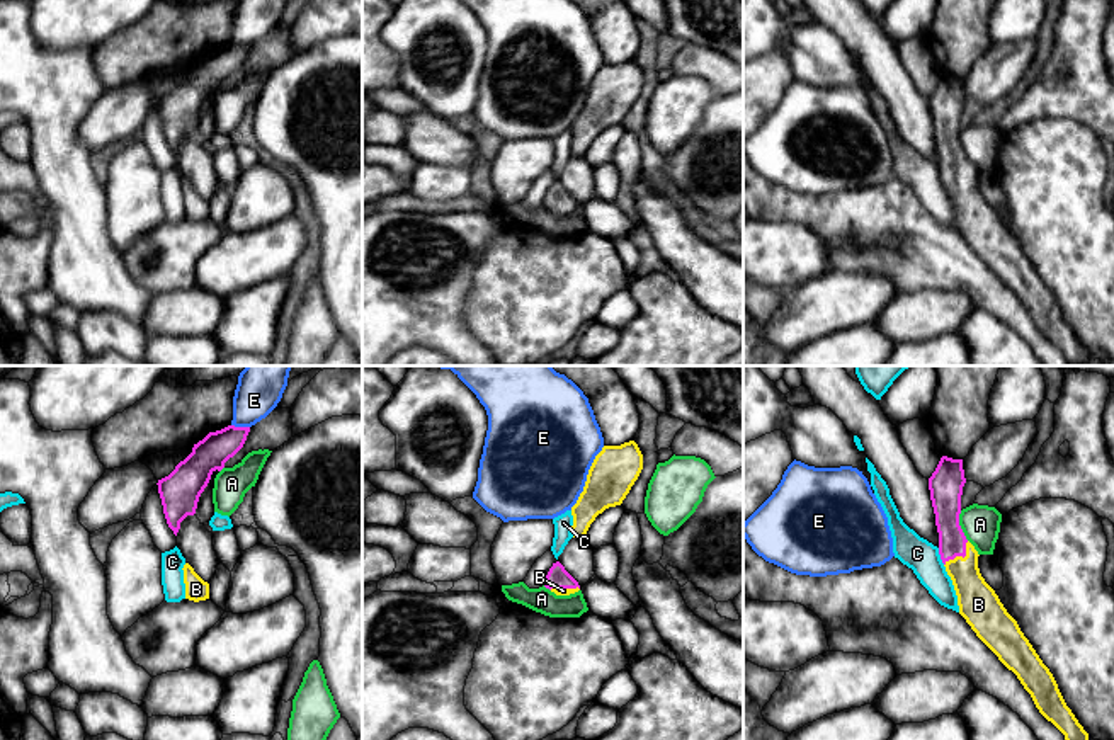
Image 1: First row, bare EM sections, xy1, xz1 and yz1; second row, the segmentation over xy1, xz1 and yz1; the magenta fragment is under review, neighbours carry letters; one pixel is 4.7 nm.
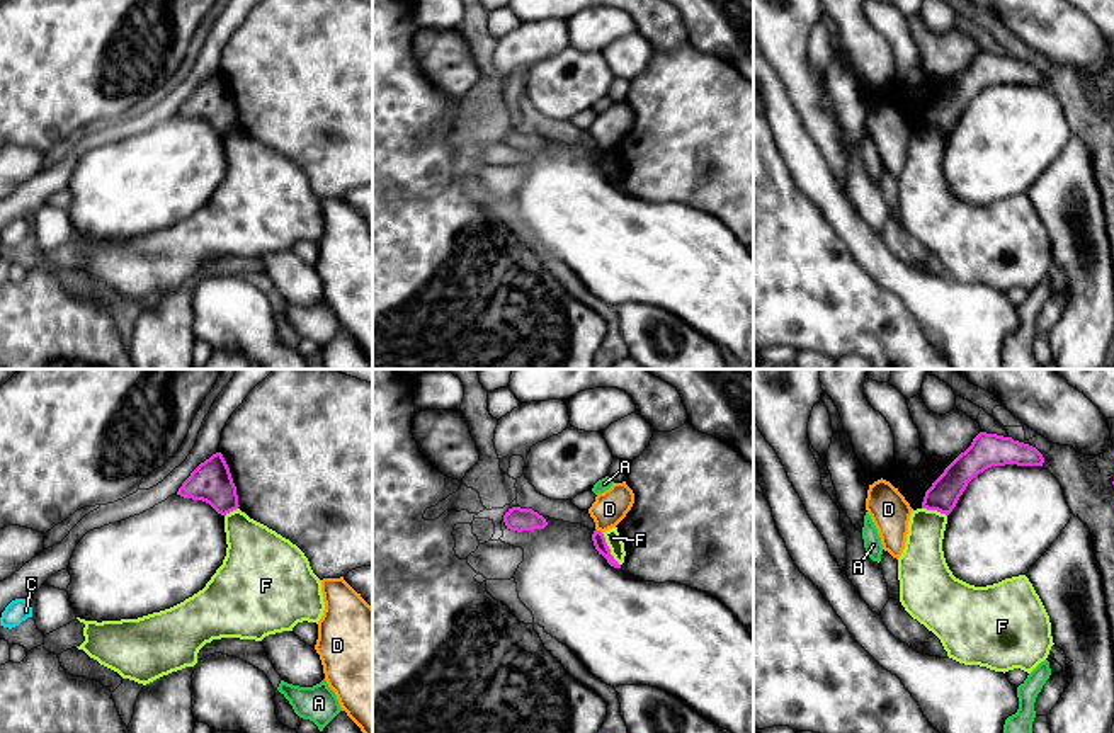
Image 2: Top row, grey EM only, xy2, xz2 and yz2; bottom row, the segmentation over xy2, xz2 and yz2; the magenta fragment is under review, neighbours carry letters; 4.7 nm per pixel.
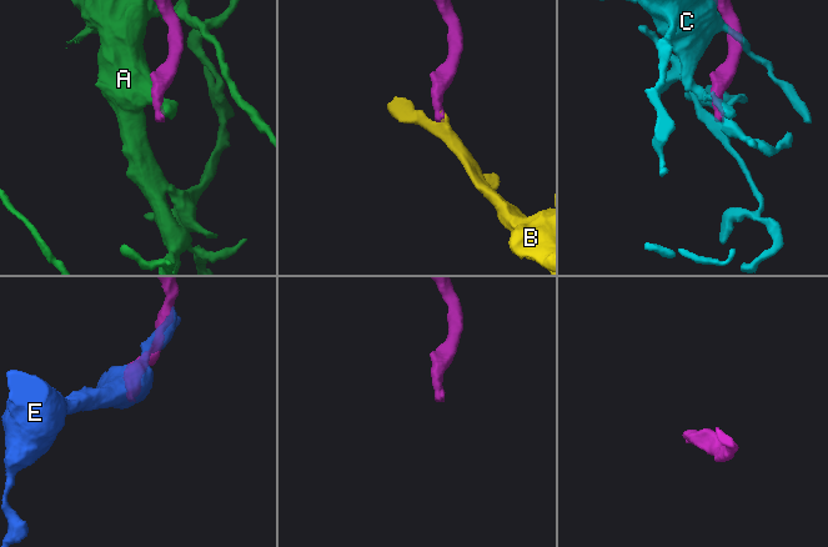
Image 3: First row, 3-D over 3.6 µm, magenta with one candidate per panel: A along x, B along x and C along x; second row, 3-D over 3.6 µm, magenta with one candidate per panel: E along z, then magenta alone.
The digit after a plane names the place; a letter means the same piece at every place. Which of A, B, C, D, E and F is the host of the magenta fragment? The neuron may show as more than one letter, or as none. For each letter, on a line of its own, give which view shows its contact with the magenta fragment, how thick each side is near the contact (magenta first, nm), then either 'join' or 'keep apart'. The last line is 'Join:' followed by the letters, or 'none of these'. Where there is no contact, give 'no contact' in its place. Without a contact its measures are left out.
A: contact in yz1; calibres 160 and 180 nm; keep apart
B: contact in yz1; calibres 130 and 190 nm; join
C: contact in yz1; calibres 130 and 160 nm; keep apart
D: contact in xz2; calibres 60 and 160 nm; keep apart
E: contact in xy1; calibres 160 and 190 nm; keep apart
F: contact in xz2; calibres 60 and 70 nm; keep apart
Join: B

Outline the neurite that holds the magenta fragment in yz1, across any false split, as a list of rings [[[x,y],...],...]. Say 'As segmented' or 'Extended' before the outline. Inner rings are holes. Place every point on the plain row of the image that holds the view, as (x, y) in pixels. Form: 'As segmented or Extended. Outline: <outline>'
Extended. Outline: [[[947,75],[941,77],[929,97],[939,174],[952,199],[959,233],[998,279],[1017,294],[1039,332],[1065,354],[1066,362],[1085,366],[1088,352],[1066,325],[1053,293],[980,192],[980,174],[959,145],[964,102],[963,78]]]

